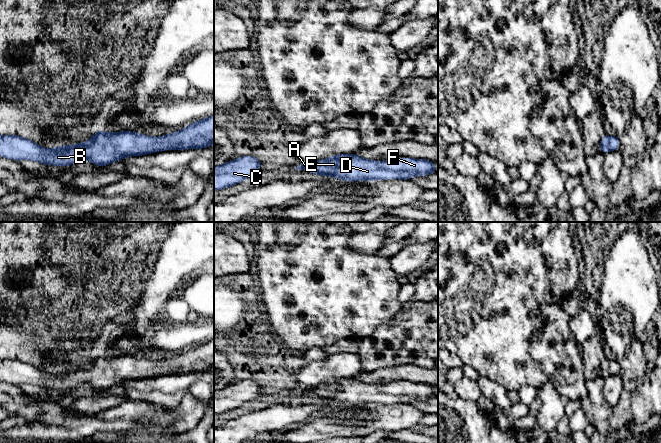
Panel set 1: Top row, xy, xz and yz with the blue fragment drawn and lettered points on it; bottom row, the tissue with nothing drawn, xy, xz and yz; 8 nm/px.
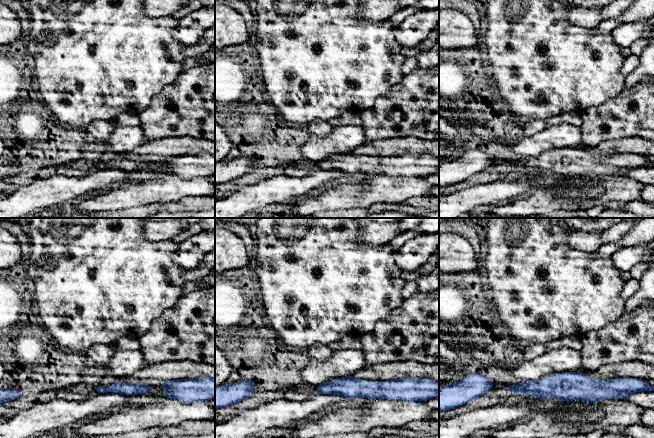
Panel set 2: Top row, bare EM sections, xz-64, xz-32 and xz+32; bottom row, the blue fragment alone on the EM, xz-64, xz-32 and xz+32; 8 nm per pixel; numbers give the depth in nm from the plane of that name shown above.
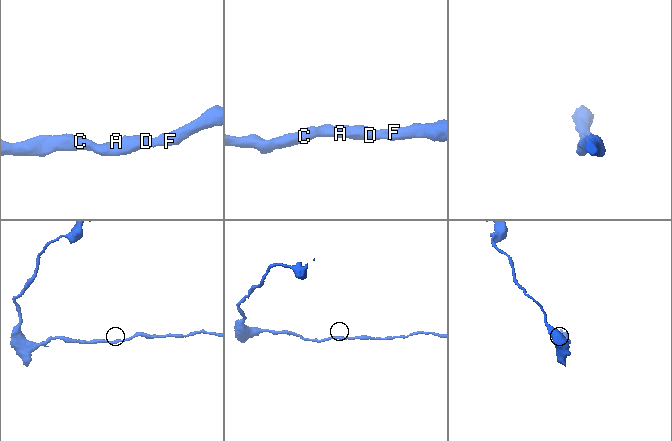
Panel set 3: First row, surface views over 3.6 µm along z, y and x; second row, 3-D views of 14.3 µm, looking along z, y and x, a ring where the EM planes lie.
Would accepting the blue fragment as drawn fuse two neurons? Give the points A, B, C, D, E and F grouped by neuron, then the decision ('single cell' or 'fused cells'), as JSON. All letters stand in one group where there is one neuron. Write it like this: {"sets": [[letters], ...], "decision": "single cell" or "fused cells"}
{"sets": [["A", "B", "C", "D", "E", "F"]], "decision": "single cell"}

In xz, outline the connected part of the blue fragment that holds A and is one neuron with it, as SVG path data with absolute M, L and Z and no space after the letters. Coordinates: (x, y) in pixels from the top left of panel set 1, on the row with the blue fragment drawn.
M355 154L335 155L312 164L301 163L295 169L315 175L336 177L345 182L396 178L410 180L416 175L426 176L438 171L434 163L426 159L392 158L377 162Z

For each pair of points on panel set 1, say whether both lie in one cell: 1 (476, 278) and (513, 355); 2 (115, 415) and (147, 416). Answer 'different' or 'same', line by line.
1: same
2: same

